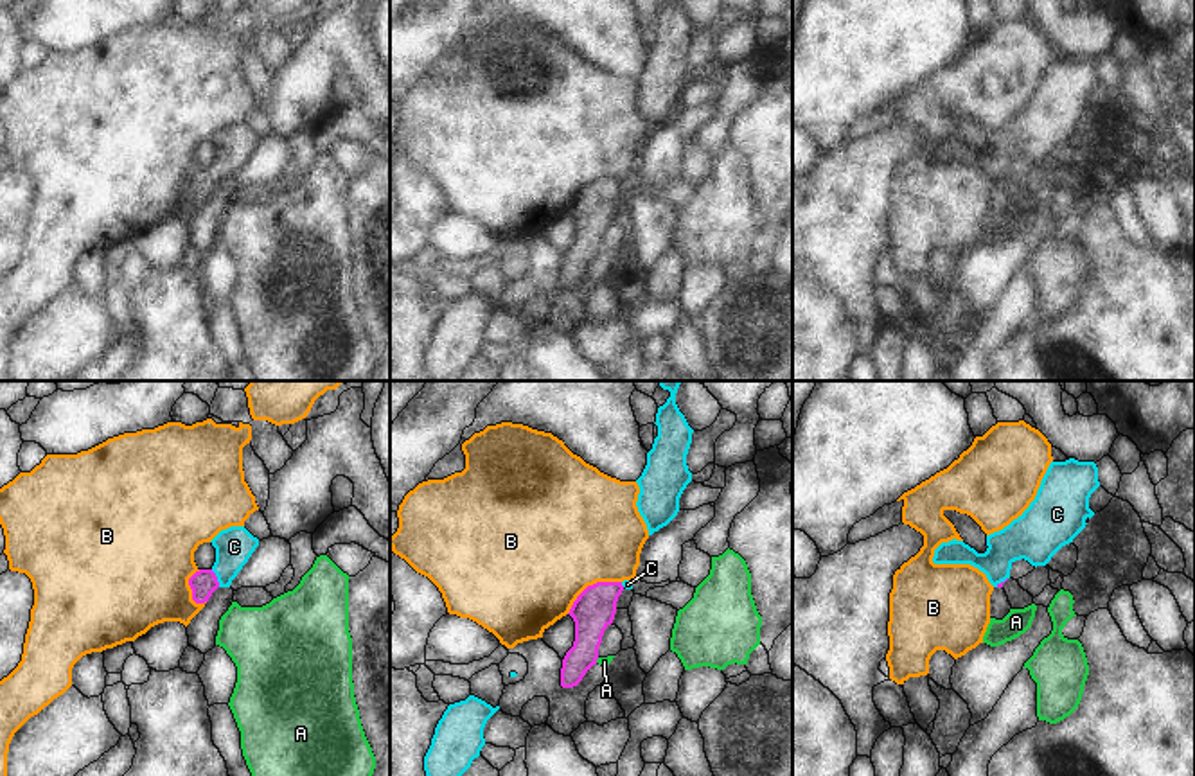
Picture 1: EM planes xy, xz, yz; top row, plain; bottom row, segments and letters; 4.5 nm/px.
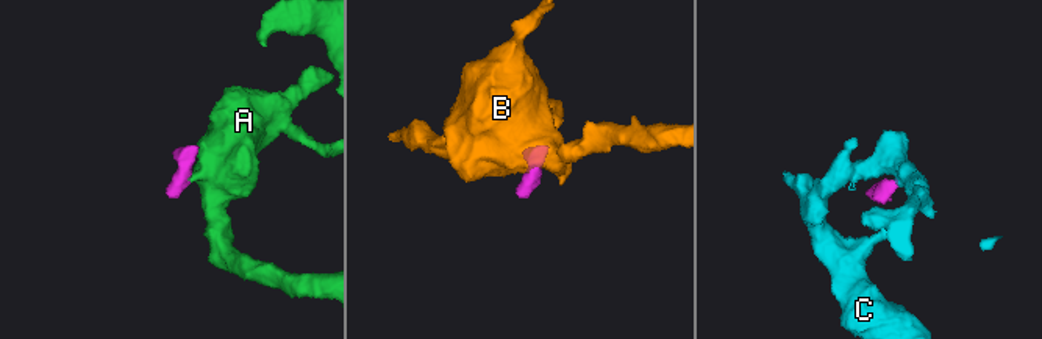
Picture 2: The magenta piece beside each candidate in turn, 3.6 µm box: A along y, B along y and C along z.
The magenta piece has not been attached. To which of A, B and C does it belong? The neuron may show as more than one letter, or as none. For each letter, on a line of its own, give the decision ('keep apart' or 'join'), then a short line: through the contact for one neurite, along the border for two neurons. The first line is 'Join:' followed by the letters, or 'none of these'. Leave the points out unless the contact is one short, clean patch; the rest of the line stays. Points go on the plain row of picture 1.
Join: C
A: keep apart | xz (599, 255), (595, 259)
B: keep apart | xz (620, 178), (597, 178), (590, 182), (566, 211)
C: join | xy (203, 180), (216, 176), (225, 167), (234, 144)

